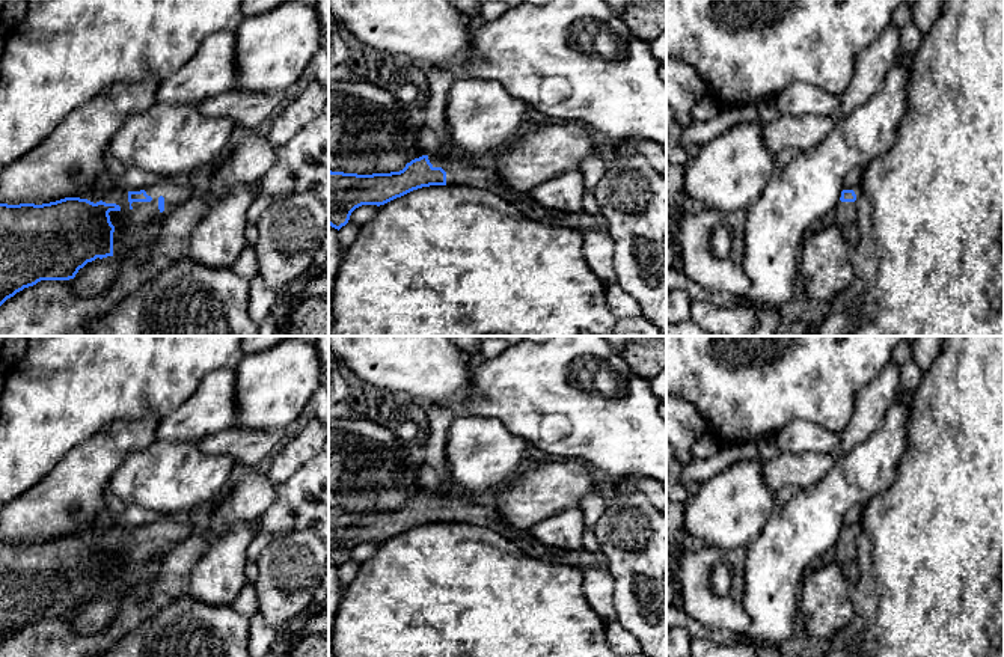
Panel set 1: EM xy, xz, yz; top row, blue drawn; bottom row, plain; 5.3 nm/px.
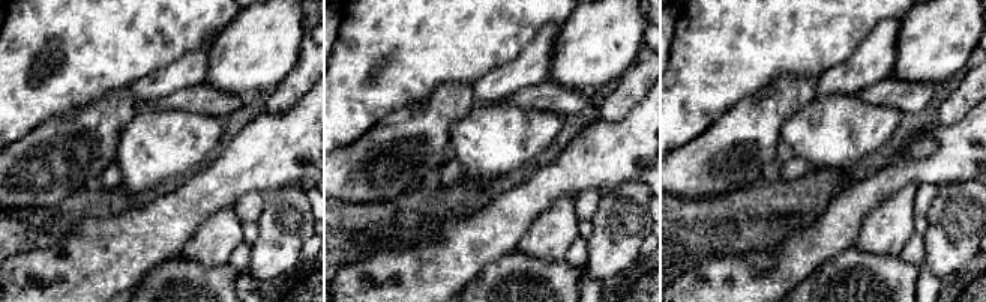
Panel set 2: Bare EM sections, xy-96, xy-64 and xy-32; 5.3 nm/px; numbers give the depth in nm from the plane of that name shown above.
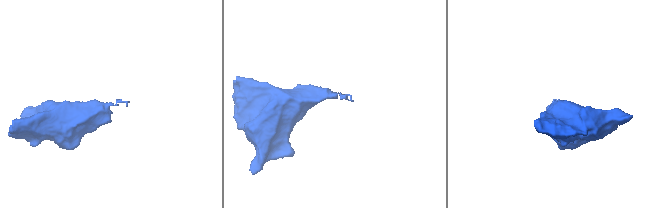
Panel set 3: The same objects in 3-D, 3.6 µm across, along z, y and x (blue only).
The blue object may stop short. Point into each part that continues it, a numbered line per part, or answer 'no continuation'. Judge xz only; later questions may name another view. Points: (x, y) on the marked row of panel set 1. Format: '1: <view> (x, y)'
1: xz (459, 172)

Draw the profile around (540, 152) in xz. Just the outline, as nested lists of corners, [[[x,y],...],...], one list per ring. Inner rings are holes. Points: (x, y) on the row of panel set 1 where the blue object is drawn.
[[[577,122],[528,125],[499,154],[497,173],[513,188],[531,188],[567,170],[579,169],[592,152],[609,154],[594,145],[589,131]]]

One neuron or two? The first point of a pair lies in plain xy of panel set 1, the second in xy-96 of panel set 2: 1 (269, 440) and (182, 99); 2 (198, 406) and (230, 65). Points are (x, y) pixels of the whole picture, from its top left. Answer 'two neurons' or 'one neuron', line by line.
1: one neuron
2: two neurons

